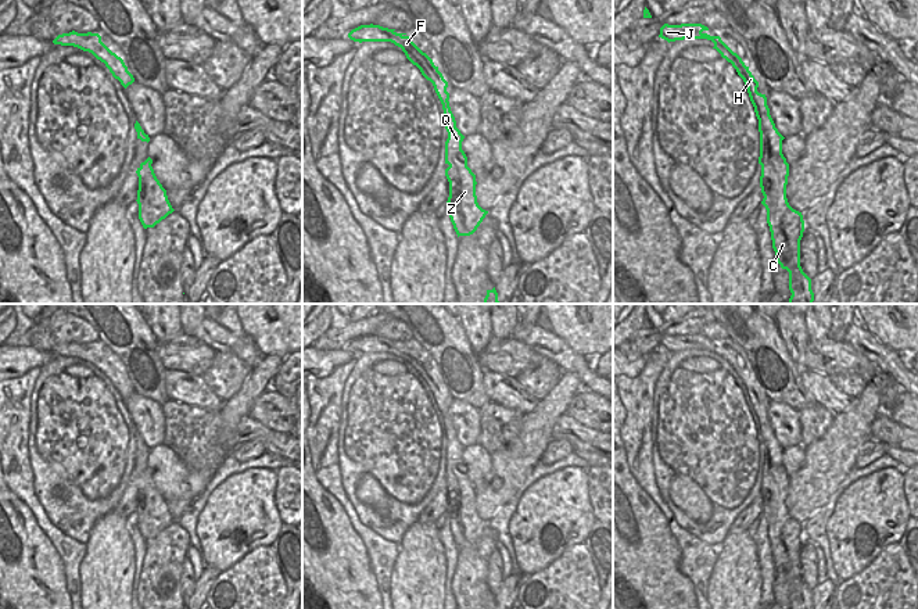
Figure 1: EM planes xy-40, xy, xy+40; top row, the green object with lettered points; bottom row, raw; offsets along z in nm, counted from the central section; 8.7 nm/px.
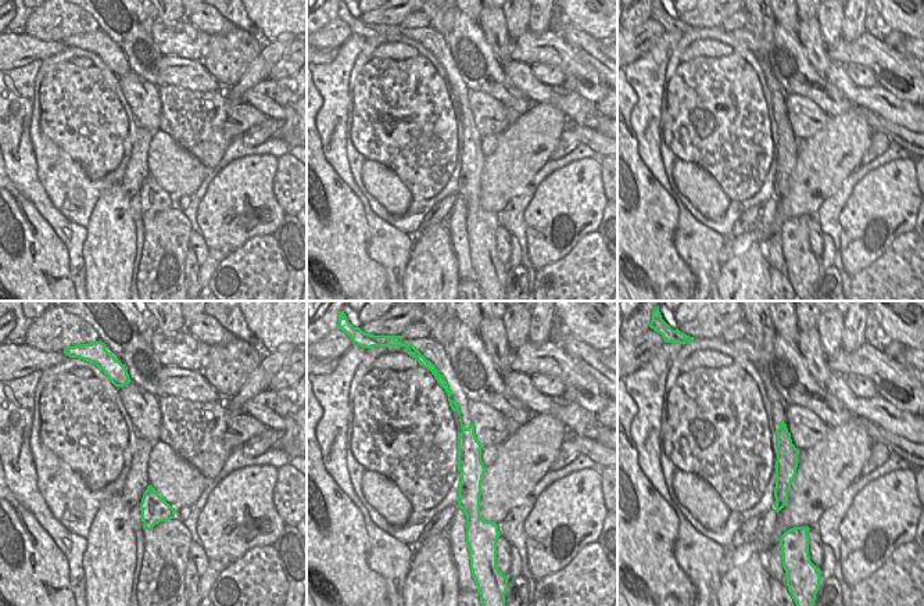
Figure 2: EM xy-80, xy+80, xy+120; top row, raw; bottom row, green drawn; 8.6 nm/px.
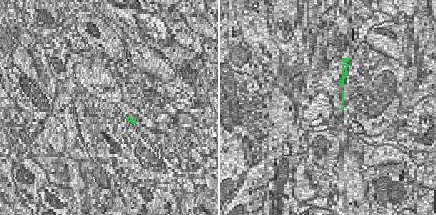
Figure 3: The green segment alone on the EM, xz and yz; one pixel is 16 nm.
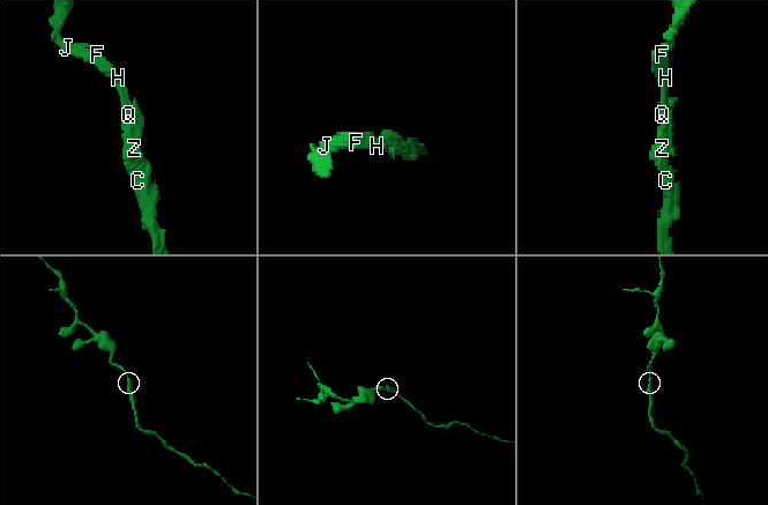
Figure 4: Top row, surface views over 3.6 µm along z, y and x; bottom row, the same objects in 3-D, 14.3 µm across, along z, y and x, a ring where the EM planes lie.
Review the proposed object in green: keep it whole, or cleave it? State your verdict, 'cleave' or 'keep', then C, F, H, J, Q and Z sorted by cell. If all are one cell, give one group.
keep; C F H J Q Z

